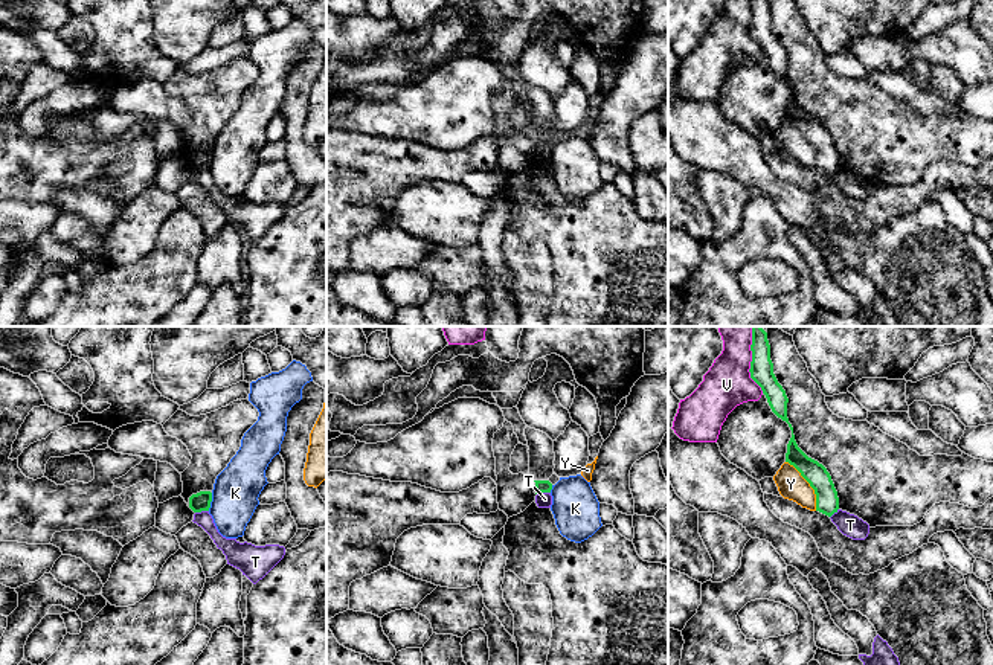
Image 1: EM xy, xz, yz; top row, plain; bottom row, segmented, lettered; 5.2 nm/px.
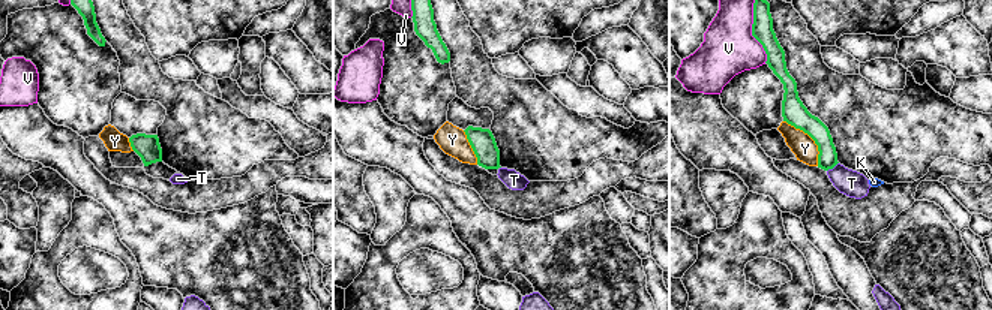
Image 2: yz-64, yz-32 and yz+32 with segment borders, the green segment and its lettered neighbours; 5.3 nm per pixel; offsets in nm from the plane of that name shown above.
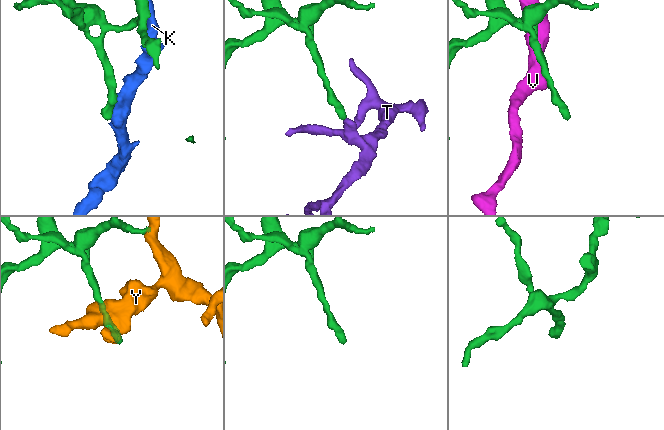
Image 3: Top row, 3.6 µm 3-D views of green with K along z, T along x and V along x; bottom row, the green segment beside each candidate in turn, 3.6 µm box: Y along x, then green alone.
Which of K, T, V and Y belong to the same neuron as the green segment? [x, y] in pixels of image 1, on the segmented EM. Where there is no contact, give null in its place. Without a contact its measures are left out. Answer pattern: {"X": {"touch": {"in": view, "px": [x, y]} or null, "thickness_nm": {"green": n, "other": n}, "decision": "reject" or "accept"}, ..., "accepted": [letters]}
{"K": {"touch": {"in": "xy", "px": [211, 501]}, "thickness_nm": {"green": 100, "other": 240}, "decision": "reject"}, "T": {"touch": {"in": "xy", "px": [202, 510]}, "thickness_nm": {"green": 100, "other": 90}, "decision": "reject"}, "V": {"touch": {"in": "yz", "px": [752, 360]}, "thickness_nm": {"green": 130, "other": 240}, "decision": "reject"}, "Y": {"touch": {"in": "yz", "px": [810, 485]}, "thickness_nm": {"green": 130, "other": 150}, "decision": "reject"}, "accepted": []}

